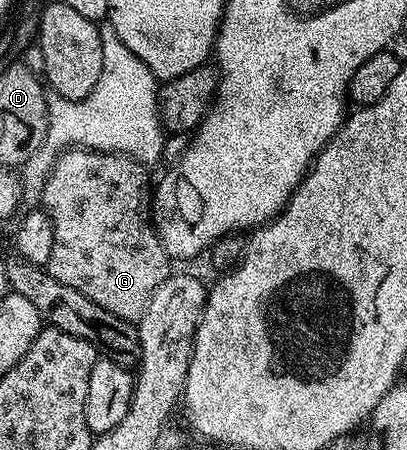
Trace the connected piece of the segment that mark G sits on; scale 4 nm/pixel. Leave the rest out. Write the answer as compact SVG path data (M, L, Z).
M72 147L64 149L56 156L55 164L51 166L51 174L47 177L41 198L42 208L53 223L53 251L49 251L49 259L45 266L47 272L53 275L53 279L65 283L65 287L73 287L77 291L81 291L81 295L93 299L93 303L97 303L97 307L105 307L105 311L113 311L113 315L132 323L138 322L153 295L153 291L157 291L157 287L161 287L161 283L165 283L165 279L170 277L173 272L172 258L167 256L165 247L159 242L159 235L155 232L153 224L153 177L151 181L151 177L147 173L150 173L148 166L134 161L132 157L122 157L120 153L98 153L95 149Z

